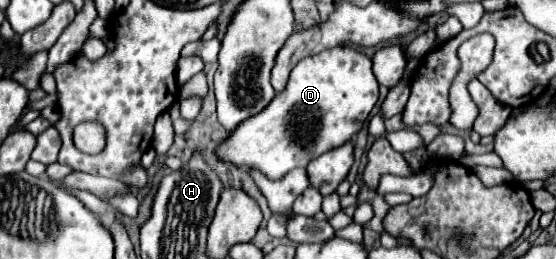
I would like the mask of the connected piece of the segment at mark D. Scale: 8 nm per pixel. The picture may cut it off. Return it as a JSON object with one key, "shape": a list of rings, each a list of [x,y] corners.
{"shape":[[[342,46],[308,56],[296,64],[286,88],[262,112],[240,122],[214,148],[214,156],[248,172],[260,170],[268,180],[280,180],[290,170],[350,142],[376,100],[378,82],[372,74],[372,62],[364,54]]]}

